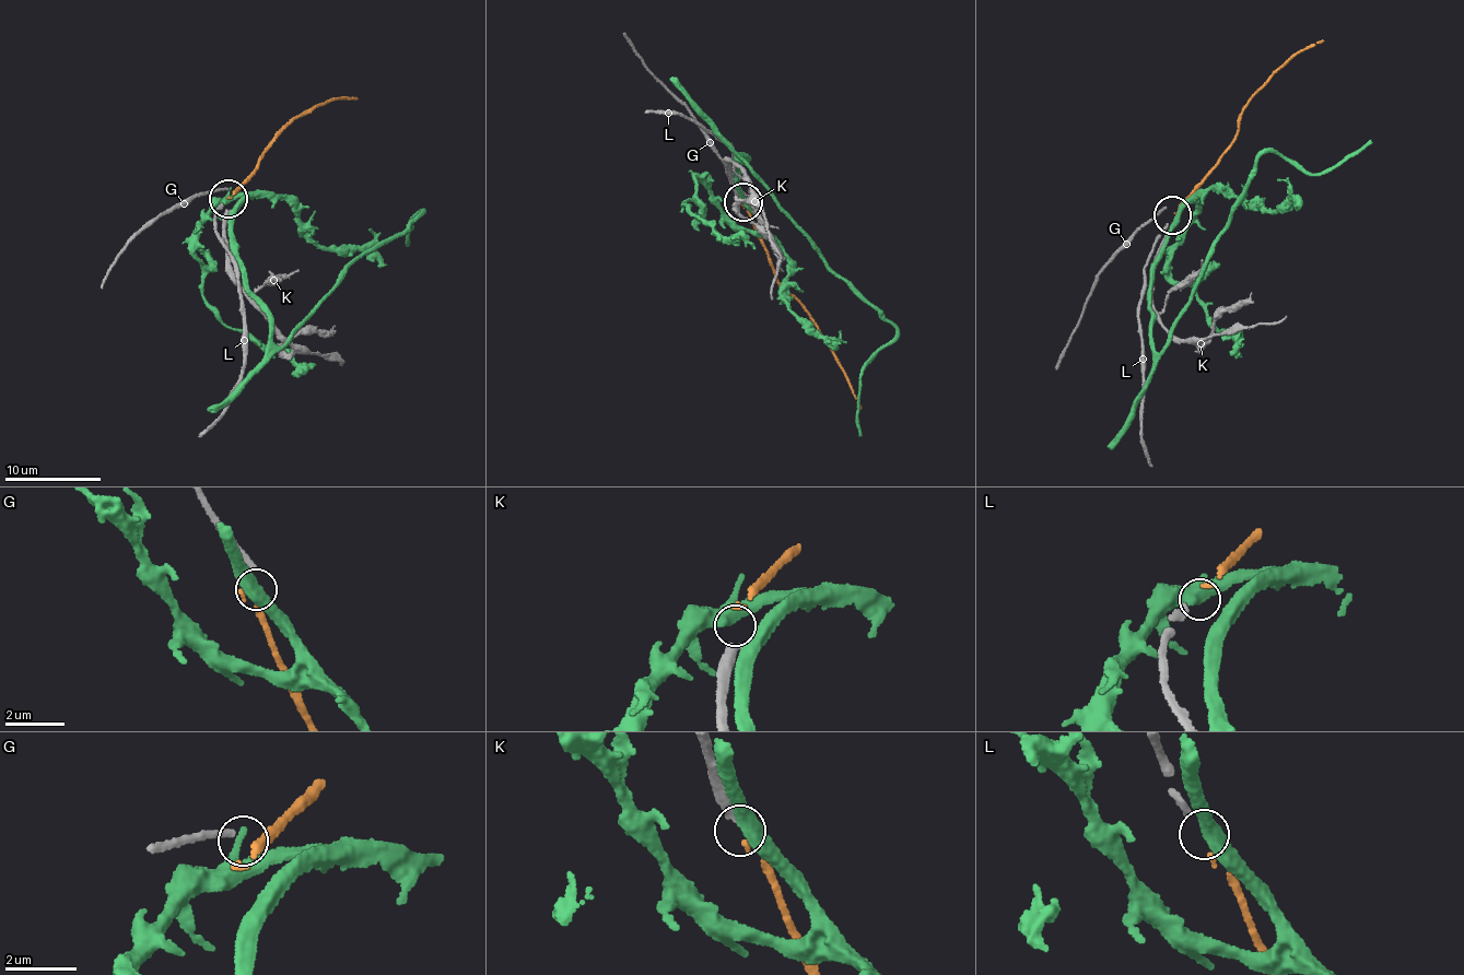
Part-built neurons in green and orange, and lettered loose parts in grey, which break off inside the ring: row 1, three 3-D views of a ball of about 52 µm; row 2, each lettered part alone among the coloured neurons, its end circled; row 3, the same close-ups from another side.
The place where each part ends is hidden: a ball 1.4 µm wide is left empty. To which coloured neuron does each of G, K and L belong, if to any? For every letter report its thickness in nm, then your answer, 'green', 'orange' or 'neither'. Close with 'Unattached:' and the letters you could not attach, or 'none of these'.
G: 190 nm | neither
K: 280 nm | neither
L: 200 nm | orange
Unattached: G, K

